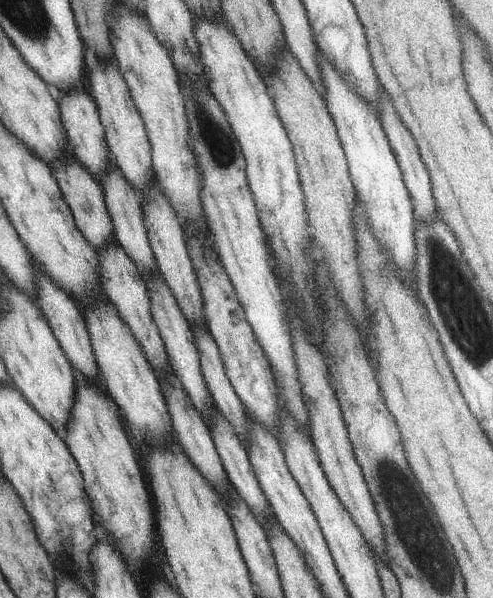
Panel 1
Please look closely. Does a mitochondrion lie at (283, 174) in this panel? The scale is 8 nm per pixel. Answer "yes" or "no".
no

